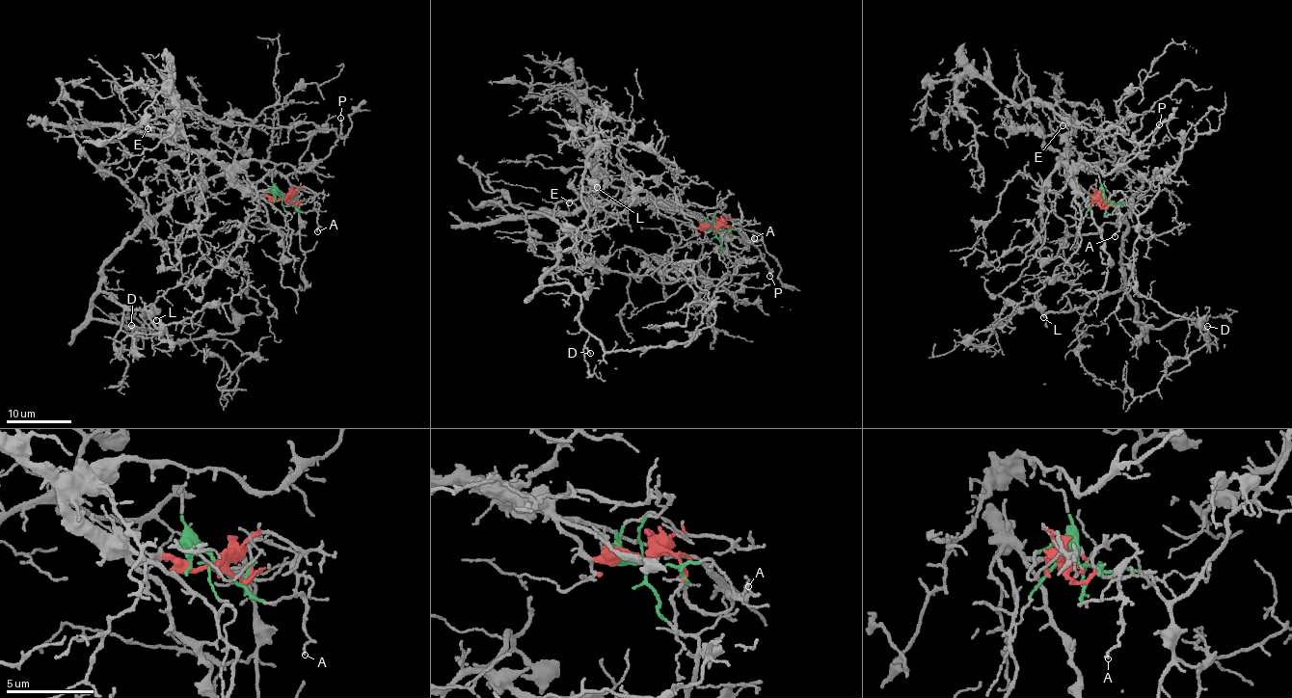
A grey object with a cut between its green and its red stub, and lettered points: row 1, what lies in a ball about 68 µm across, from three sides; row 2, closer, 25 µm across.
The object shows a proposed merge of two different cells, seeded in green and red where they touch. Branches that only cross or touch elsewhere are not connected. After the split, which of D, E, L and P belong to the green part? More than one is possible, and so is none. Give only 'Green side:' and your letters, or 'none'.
Green side: D, L

